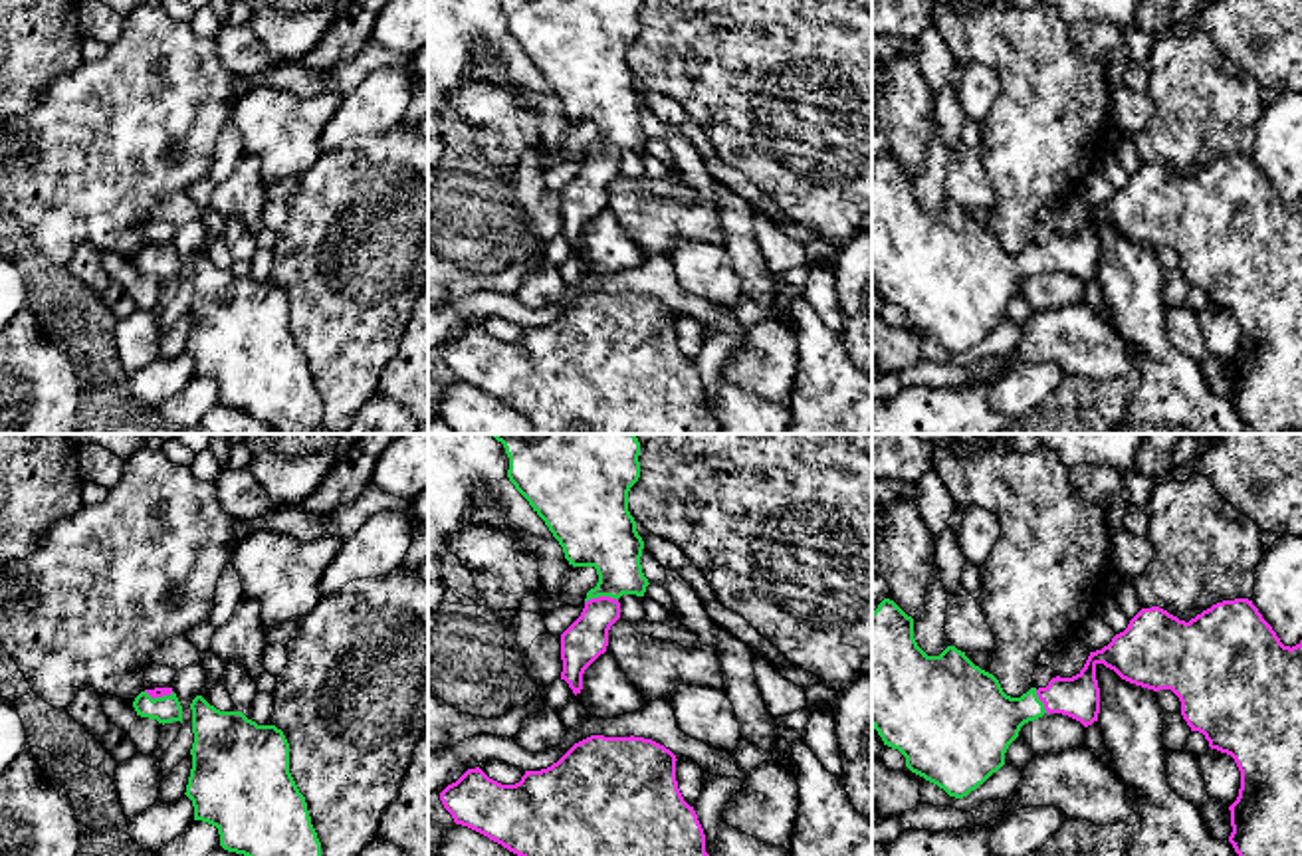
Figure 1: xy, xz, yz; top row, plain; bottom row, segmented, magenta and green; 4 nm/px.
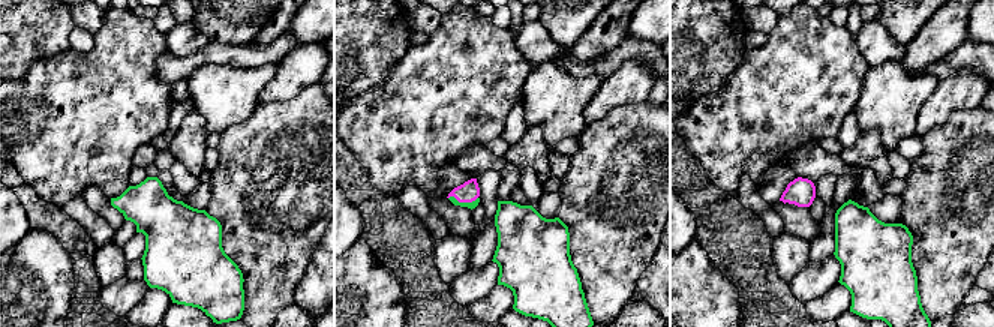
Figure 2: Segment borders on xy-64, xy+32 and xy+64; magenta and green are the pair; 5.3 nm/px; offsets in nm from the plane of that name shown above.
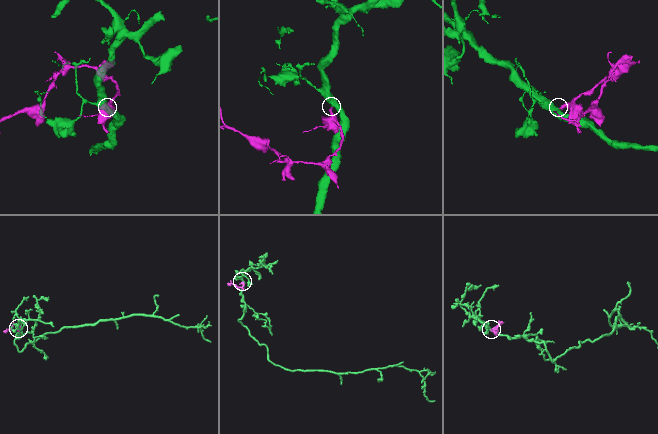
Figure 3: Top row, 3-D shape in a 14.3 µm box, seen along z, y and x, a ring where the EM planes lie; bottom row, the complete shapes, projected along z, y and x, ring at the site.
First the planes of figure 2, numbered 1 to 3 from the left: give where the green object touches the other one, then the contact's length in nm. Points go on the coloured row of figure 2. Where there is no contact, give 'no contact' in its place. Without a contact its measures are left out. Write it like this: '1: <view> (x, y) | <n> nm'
1: no contact
2: xy+32 (464, 201) | 160 nm
3: no contact

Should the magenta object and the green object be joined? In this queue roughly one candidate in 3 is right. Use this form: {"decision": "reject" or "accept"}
{"decision": "accept"}

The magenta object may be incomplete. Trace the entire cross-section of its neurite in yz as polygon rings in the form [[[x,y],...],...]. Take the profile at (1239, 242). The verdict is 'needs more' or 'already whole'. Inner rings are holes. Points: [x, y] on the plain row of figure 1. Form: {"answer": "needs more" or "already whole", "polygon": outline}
{"answer": "needs more", "polygon": [[[884,155],[872,168],[872,283],[884,301],[906,313],[912,329],[937,341],[949,353],[963,355],[1005,321],[1005,309],[1025,279],[1044,269],[1068,271],[1084,283],[1098,277],[1098,220],[1130,240],[1153,248],[1171,246],[1181,258],[1181,271],[1191,287],[1203,289],[1211,305],[1235,315],[1241,345],[1229,363],[1233,382],[1229,398],[1248,428],[1254,434],[1302,432],[1302,196],[1292,204],[1284,202],[1248,155],[1217,159],[1189,178],[1159,162],[1141,164],[1108,202],[1090,208],[1076,232],[1056,232],[1046,244],[1031,244],[1021,254],[1007,252],[993,230],[975,222],[955,202],[947,202],[939,212],[927,212],[914,194],[914,174],[894,157]]]}

